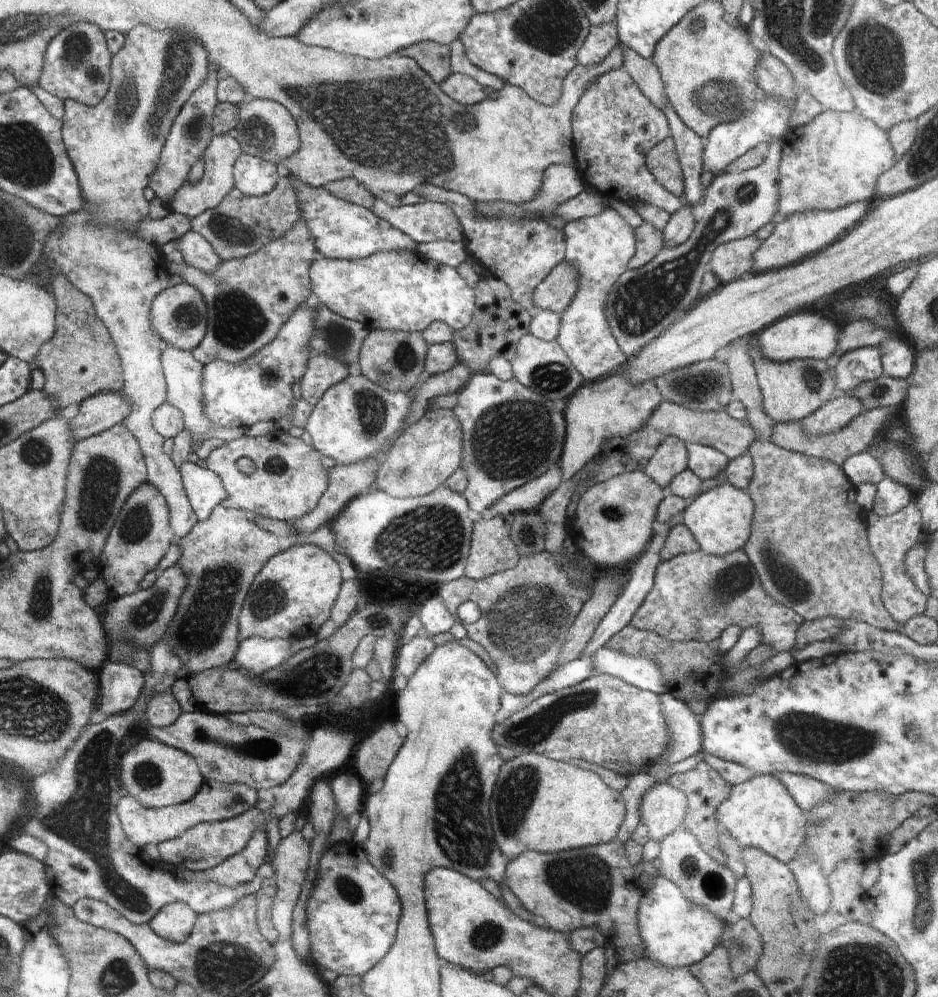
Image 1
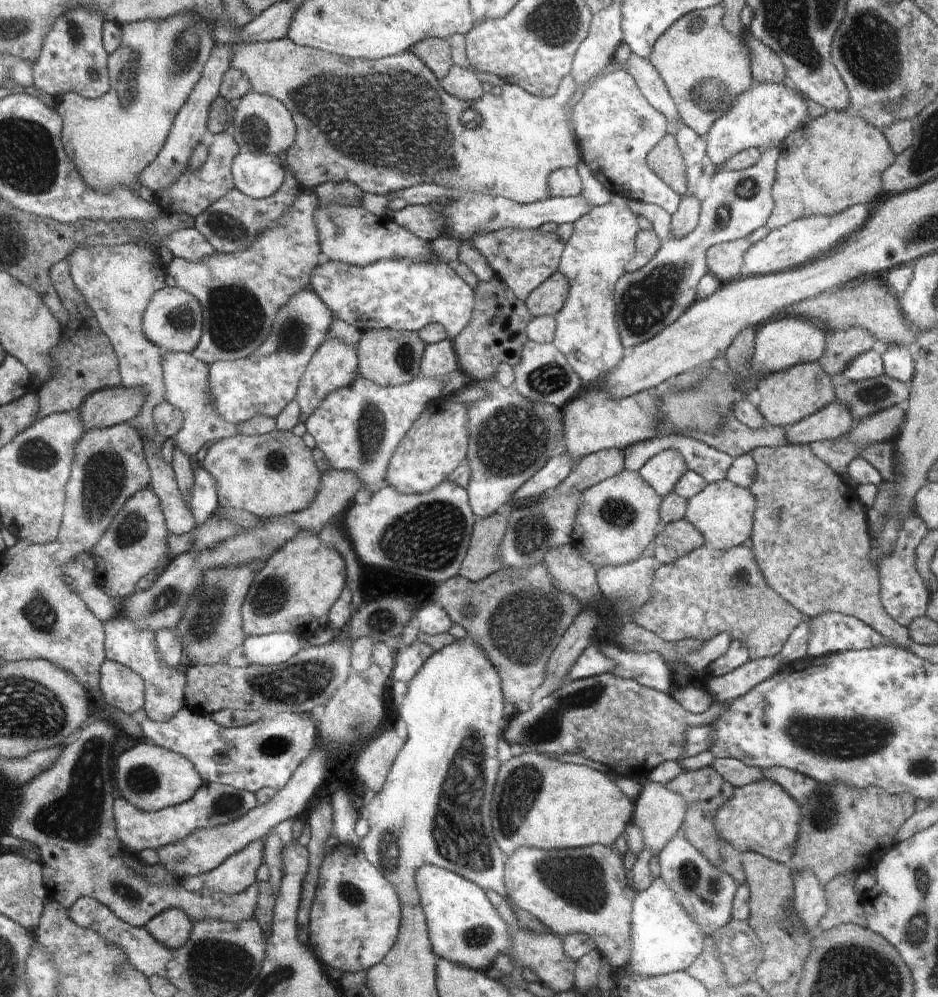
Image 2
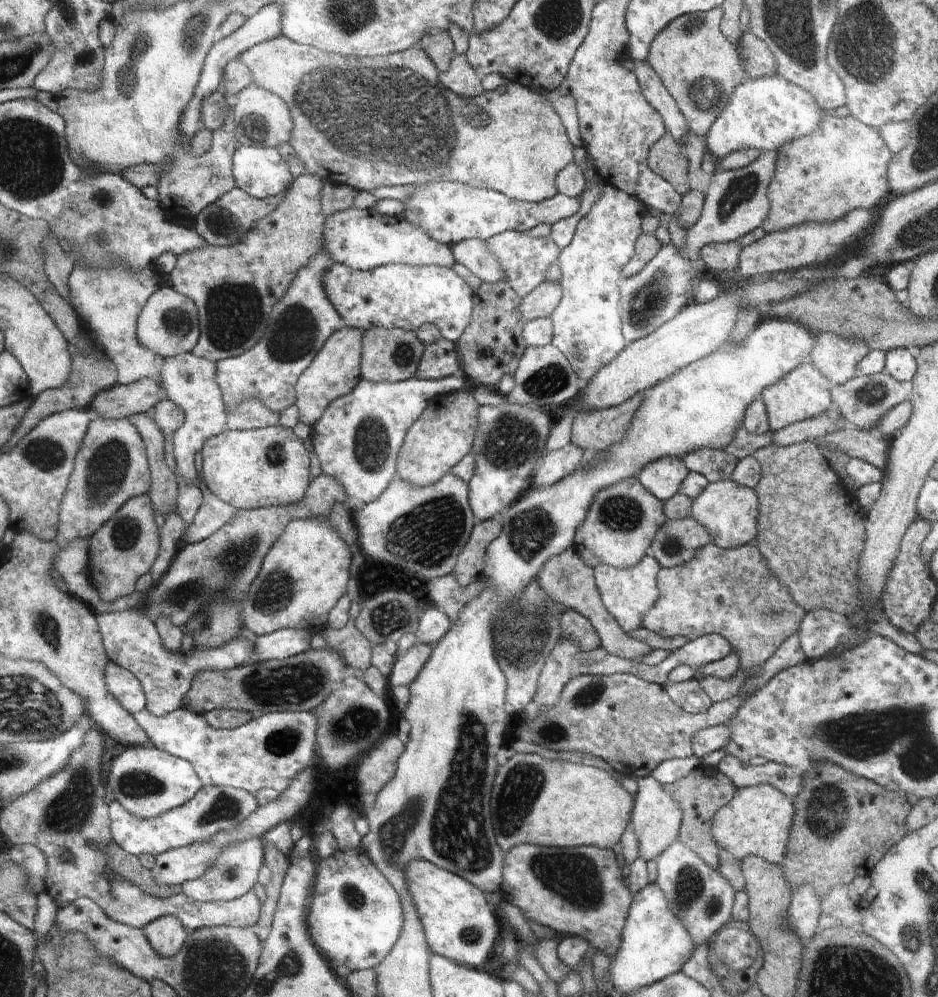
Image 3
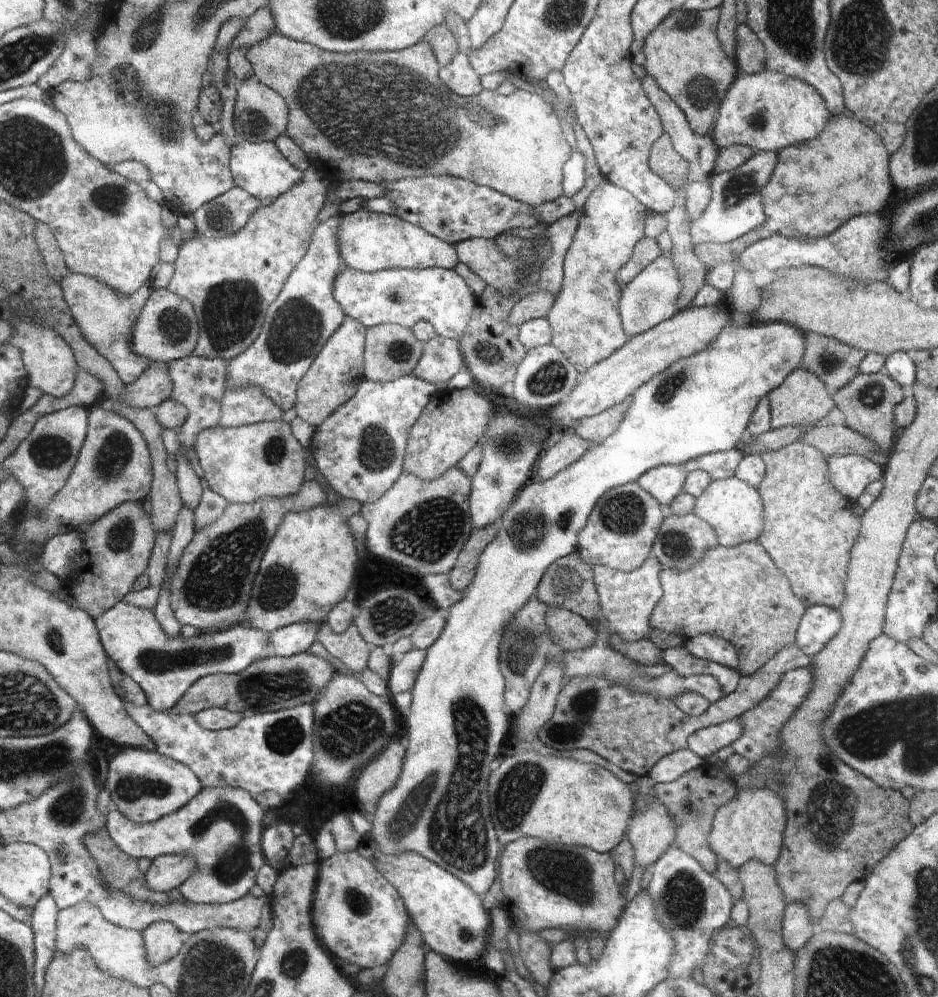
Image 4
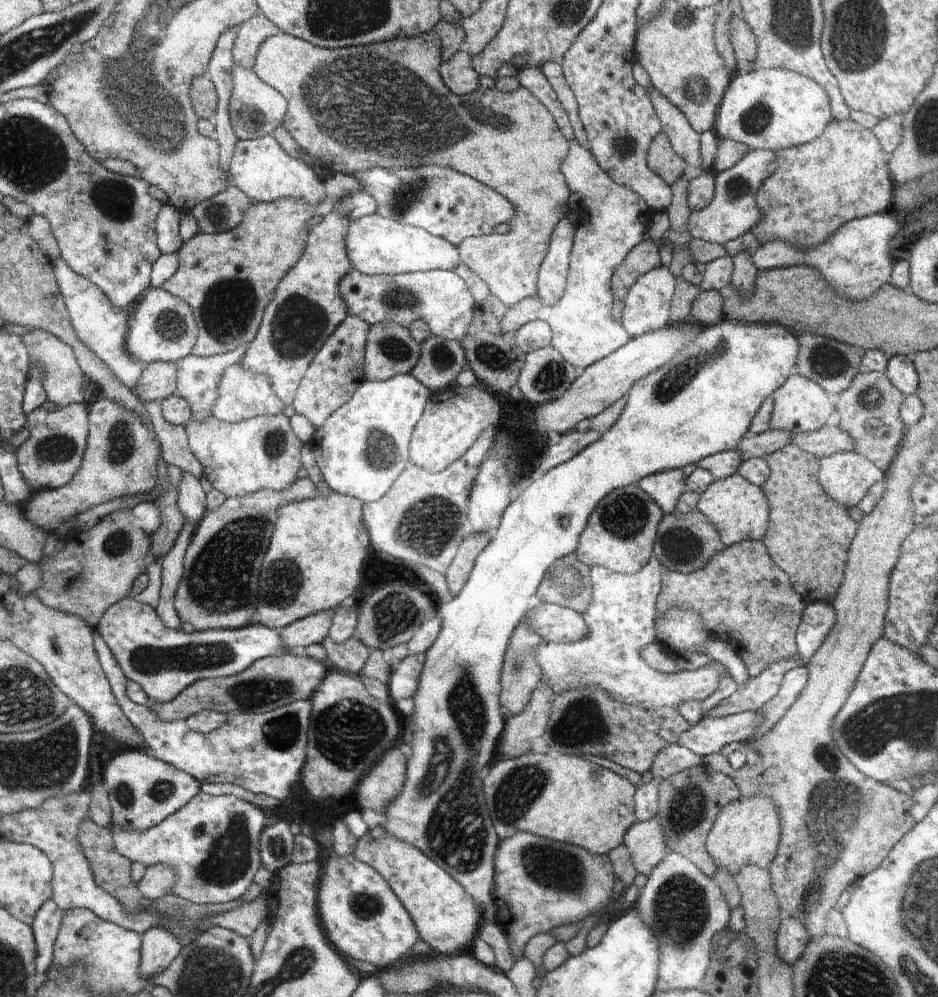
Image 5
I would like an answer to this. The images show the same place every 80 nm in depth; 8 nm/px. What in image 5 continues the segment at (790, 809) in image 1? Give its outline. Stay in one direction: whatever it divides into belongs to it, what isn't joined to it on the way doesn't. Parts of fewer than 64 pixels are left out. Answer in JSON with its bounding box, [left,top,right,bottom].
[705,795,781,875]

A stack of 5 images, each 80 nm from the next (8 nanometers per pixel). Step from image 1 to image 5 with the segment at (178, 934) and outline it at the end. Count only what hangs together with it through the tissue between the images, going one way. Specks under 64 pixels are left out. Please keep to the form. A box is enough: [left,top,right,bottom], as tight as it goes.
[139,925,181,979]

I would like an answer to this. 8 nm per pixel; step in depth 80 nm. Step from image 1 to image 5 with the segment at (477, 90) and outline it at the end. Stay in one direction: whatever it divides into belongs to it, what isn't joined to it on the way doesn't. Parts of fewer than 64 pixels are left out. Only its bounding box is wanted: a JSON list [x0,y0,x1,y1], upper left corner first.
[440,49,480,95]

